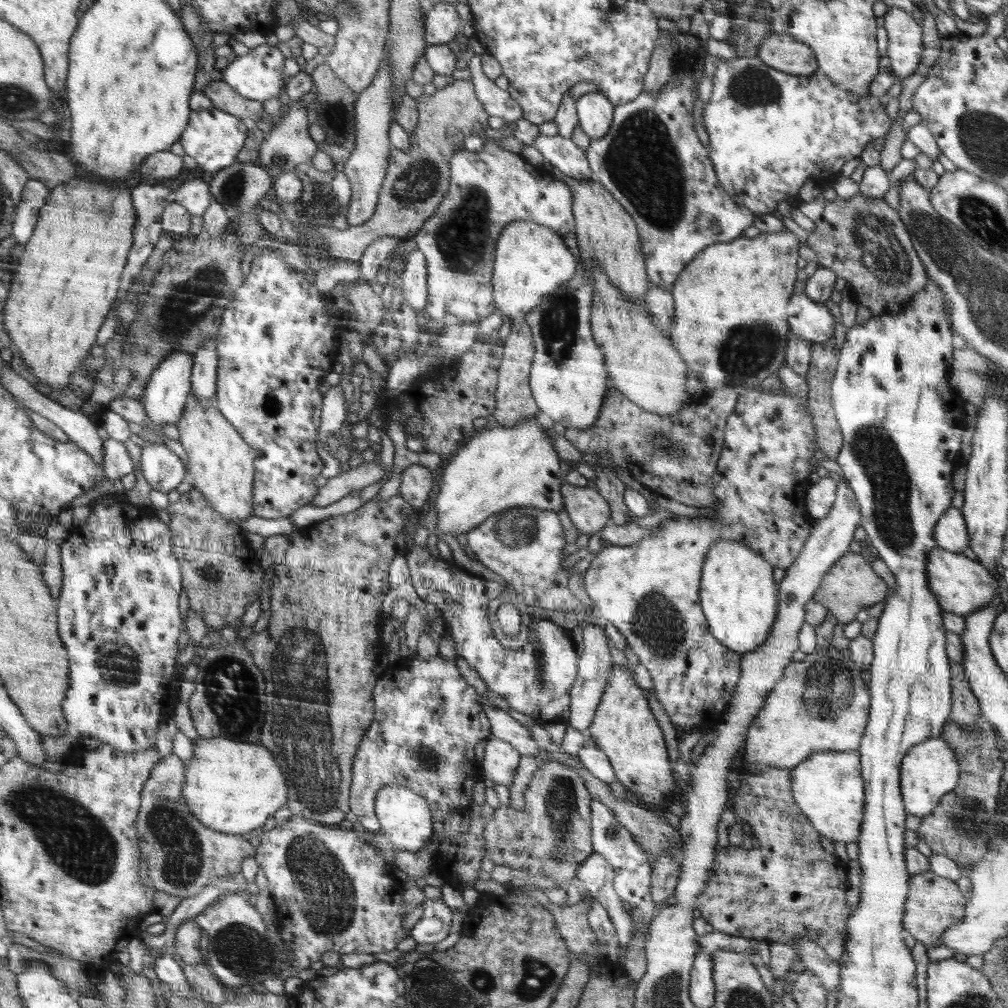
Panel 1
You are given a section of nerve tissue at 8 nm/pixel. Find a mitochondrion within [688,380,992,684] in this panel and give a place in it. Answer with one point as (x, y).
(877, 453)

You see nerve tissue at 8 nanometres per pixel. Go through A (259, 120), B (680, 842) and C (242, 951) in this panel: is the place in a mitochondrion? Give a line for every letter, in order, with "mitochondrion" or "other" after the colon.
A: other
B: other
C: mitochondrion

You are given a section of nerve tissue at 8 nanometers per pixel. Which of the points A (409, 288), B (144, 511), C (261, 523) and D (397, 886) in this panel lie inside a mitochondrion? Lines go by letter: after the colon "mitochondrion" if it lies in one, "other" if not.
A: other
B: other
C: other
D: other

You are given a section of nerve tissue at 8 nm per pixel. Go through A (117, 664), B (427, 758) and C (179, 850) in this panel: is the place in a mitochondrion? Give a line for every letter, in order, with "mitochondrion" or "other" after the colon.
A: mitochondrion
B: mitochondrion
C: mitochondrion

